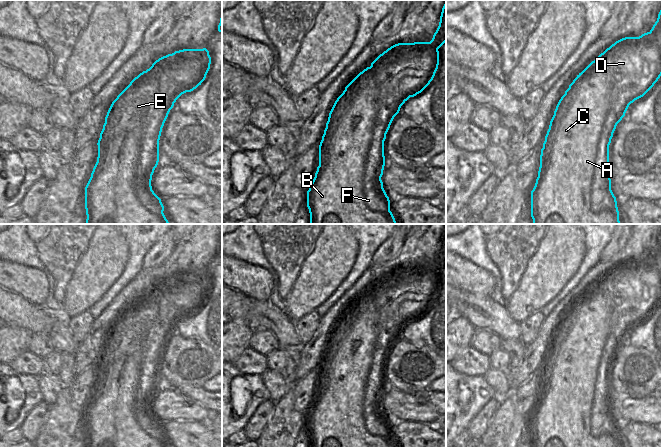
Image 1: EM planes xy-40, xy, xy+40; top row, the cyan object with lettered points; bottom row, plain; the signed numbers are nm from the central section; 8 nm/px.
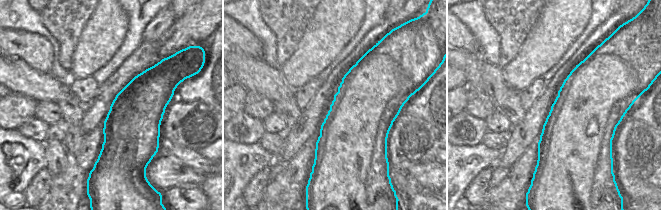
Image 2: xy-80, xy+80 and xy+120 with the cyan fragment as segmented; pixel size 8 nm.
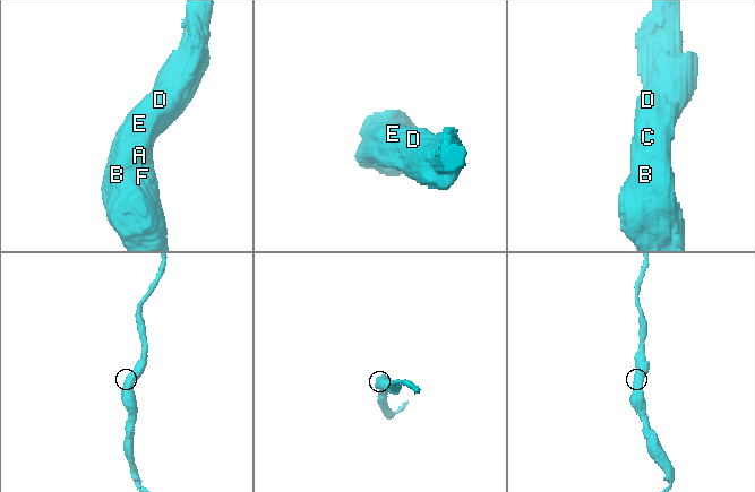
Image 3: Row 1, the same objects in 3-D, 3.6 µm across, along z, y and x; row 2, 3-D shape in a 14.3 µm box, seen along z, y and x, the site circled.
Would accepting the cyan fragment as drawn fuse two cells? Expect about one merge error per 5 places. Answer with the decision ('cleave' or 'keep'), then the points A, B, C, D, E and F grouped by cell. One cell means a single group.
keep; groups A B C D E F

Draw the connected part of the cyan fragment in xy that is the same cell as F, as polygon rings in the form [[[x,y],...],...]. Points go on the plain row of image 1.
[[[446,226],[430,266],[398,267],[360,296],[335,325],[319,369],[319,390],[307,415],[310,448],[396,448],[381,401],[385,390],[384,365],[394,341],[410,322],[433,304],[439,289],[438,273],[446,266]]]

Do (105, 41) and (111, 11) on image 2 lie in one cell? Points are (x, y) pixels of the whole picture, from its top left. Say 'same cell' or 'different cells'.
same cell

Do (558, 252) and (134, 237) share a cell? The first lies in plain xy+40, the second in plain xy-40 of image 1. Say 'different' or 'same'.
different

